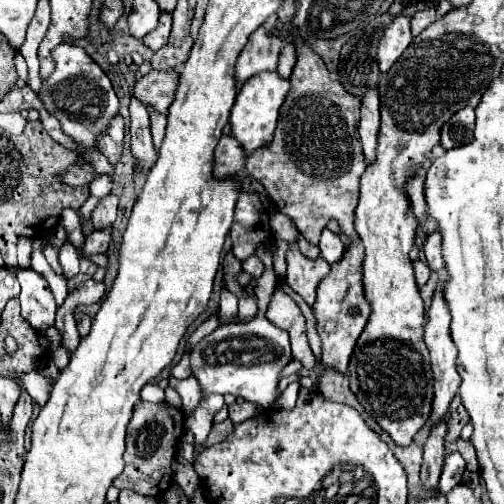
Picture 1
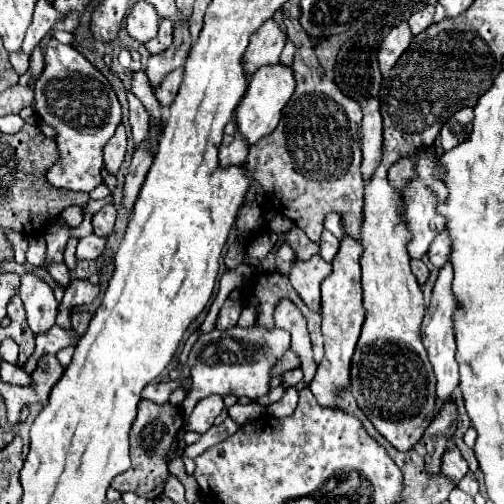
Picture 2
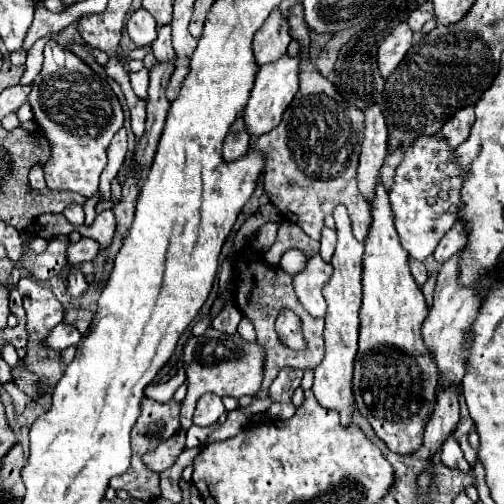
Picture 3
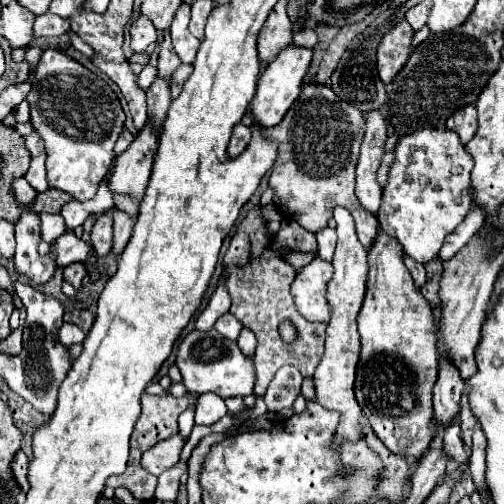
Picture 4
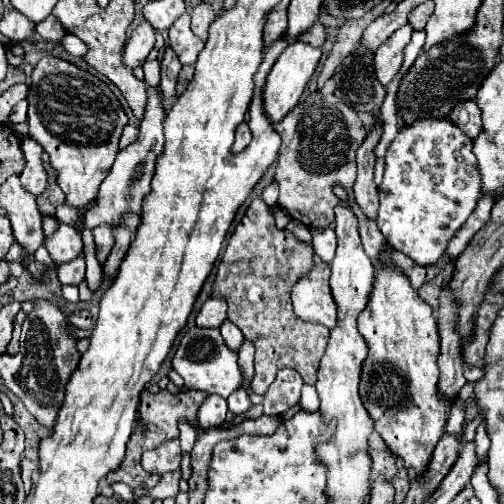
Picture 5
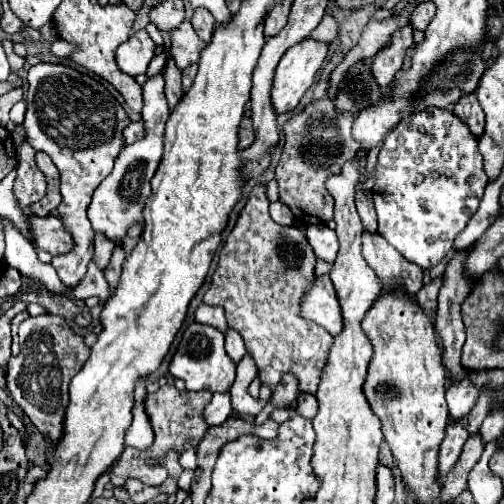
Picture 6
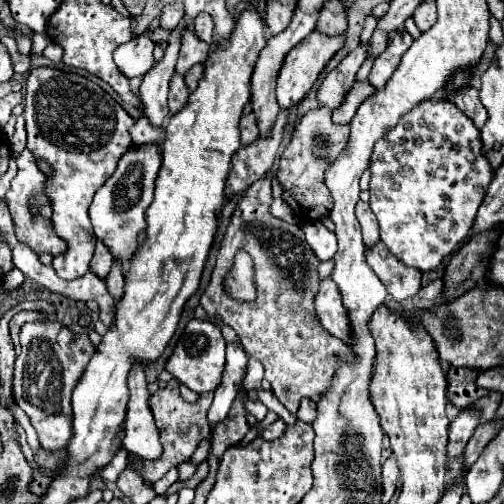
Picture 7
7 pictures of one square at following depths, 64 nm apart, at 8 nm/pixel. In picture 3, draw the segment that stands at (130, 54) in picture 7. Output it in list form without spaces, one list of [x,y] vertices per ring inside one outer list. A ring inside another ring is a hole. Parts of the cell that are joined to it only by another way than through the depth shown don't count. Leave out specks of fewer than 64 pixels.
[[[140,8],[130,16],[126,30],[136,46],[146,46],[146,44],[152,44],[152,40],[156,40],[158,26],[156,26],[156,20],[146,10]]]

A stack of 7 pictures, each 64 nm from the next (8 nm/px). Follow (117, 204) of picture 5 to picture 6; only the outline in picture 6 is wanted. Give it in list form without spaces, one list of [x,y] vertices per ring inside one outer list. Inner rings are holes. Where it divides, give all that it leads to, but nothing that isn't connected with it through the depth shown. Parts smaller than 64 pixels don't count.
[[[158,72],[156,76],[148,78],[142,84],[142,96],[144,96],[144,108],[142,108],[142,120],[146,124],[146,136],[140,142],[134,142],[126,146],[114,164],[112,174],[96,188],[92,202],[88,206],[88,220],[92,222],[94,232],[108,236],[114,244],[124,244],[130,226],[142,224],[142,210],[152,194],[150,180],[156,174],[160,160],[162,160],[162,136],[164,136],[164,122],[170,116],[170,108],[166,104],[164,96],[164,72]]]

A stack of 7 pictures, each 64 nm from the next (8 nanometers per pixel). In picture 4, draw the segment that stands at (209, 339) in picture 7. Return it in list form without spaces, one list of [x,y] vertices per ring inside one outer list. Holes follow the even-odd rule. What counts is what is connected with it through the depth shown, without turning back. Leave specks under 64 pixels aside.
[[[192,330],[184,336],[184,340],[178,346],[176,364],[182,372],[184,386],[188,392],[204,394],[214,392],[218,396],[230,398],[230,396],[248,396],[254,388],[254,364],[250,358],[244,358],[238,344],[232,340],[226,340],[216,330]]]

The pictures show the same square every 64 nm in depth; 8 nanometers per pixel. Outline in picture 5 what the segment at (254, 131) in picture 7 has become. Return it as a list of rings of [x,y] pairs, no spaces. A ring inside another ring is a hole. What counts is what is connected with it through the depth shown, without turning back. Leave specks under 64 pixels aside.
[[[248,122],[238,124],[238,128],[236,128],[236,142],[234,142],[234,146],[232,146],[232,152],[234,152],[234,154],[242,152],[242,150],[250,144],[250,140],[252,140],[252,132],[250,132],[250,128],[248,128]]]

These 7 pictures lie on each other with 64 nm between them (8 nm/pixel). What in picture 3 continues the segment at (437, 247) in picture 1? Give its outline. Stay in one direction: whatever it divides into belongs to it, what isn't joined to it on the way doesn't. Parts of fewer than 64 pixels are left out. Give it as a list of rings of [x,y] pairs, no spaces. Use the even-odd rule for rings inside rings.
[[[460,222],[450,232],[446,232],[446,236],[440,240],[440,244],[438,244],[436,252],[434,252],[434,258],[442,264],[452,254],[456,254],[458,250],[462,250],[466,242],[468,242],[468,228],[466,228],[464,222]]]

